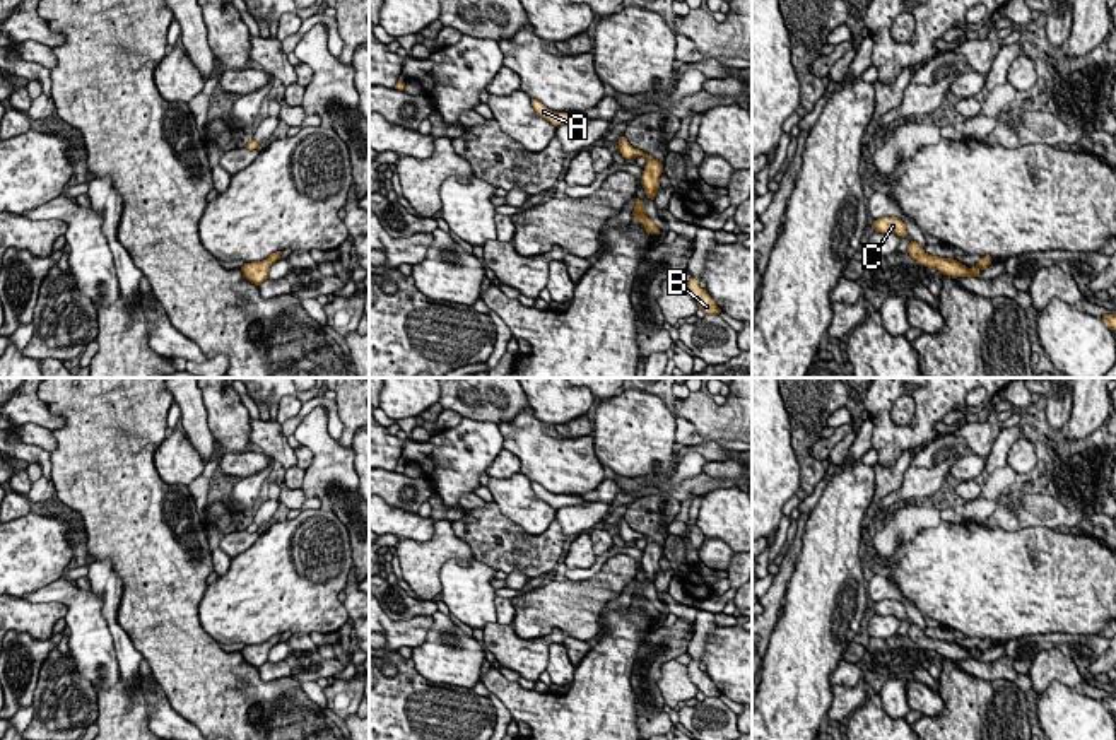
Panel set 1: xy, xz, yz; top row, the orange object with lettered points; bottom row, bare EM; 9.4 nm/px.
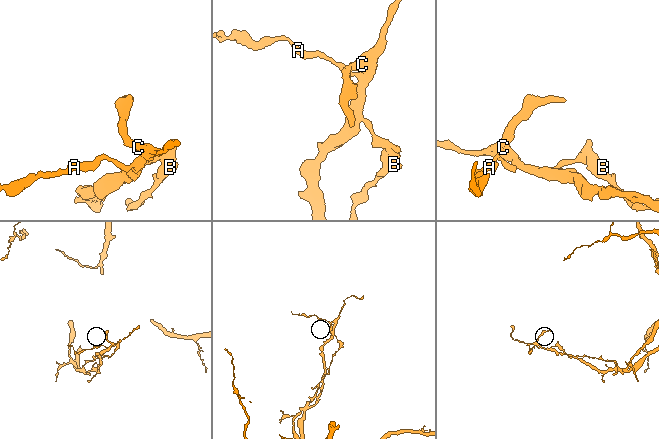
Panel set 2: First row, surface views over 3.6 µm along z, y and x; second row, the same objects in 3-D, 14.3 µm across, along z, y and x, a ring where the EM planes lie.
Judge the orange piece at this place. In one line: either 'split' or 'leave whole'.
split

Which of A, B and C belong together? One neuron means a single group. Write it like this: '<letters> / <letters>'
A C / B

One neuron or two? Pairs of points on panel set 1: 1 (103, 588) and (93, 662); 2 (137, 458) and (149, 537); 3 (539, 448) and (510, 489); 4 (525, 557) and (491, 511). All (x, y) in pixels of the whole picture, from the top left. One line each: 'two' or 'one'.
1: two
2: one
3: two
4: one

